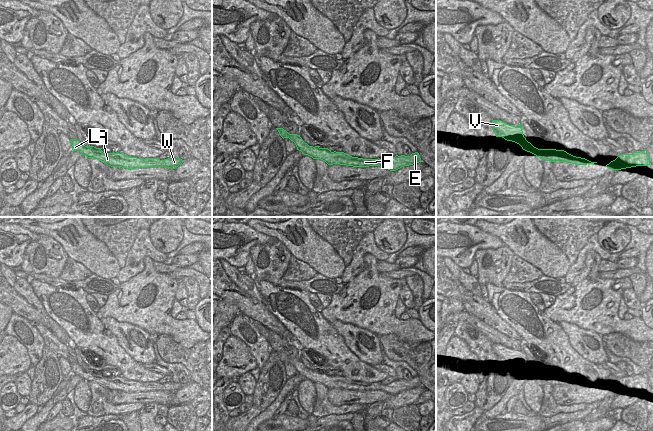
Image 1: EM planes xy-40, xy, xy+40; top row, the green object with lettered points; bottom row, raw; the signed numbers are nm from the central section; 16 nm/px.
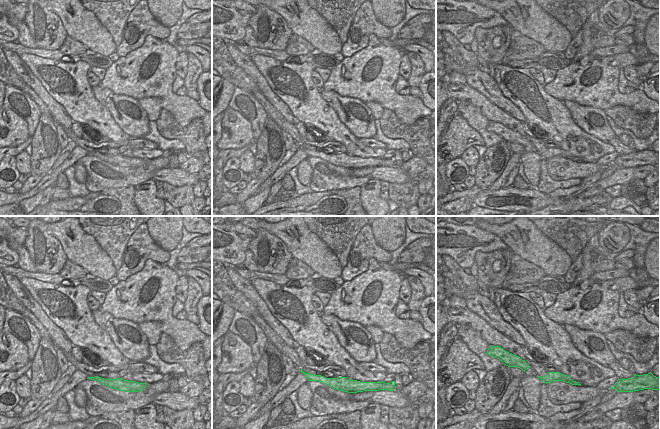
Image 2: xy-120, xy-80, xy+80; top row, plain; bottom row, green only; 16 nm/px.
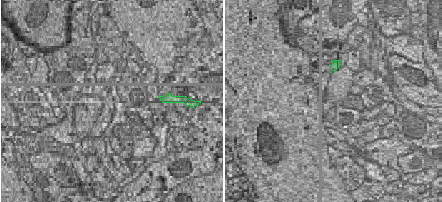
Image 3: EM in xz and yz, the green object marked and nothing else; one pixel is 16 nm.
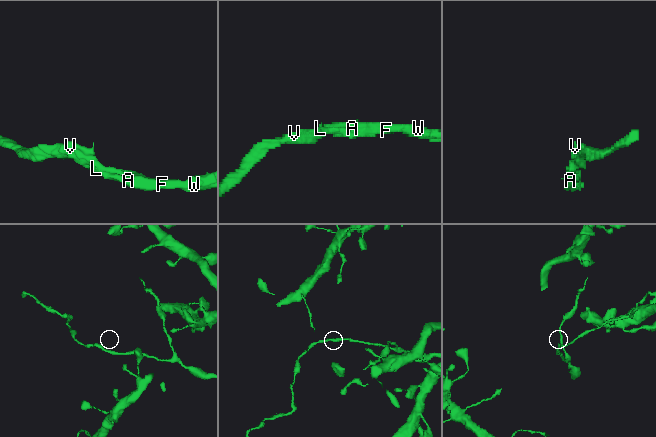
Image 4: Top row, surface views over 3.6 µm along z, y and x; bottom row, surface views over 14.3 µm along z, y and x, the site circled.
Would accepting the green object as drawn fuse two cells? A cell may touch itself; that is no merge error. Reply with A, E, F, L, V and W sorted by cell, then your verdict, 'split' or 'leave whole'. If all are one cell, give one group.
A E F L V W | leave whole

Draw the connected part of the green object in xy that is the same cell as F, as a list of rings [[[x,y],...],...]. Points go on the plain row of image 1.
[[[276,352],[280,360],[289,362],[293,365],[297,371],[297,374],[301,375],[304,379],[308,379],[313,383],[321,383],[328,389],[340,388],[353,391],[369,391],[380,390],[390,395],[396,395],[404,390],[413,389],[415,387],[422,386],[418,376],[412,377],[410,380],[396,379],[390,384],[382,385],[381,383],[363,383],[358,381],[352,381],[344,376],[332,376],[328,372],[321,372],[320,370],[309,370],[305,367],[300,359],[289,358],[283,352]]]

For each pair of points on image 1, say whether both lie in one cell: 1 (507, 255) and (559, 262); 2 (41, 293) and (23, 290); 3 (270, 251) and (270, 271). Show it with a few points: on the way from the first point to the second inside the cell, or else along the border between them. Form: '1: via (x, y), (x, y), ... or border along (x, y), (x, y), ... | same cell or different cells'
1: border along (504, 244), (514, 254) | different cells
2: border along (29, 280), (34, 294), (46, 312) | different cells
3: via (270, 256), (270, 266) | same cell

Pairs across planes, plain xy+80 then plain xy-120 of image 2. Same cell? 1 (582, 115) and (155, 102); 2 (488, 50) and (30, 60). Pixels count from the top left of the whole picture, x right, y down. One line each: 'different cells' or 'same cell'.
1: different cells
2: different cells

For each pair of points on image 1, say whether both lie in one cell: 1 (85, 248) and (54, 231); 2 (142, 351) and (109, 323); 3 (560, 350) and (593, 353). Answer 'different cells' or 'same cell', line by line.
1: same cell
2: same cell
3: different cells

